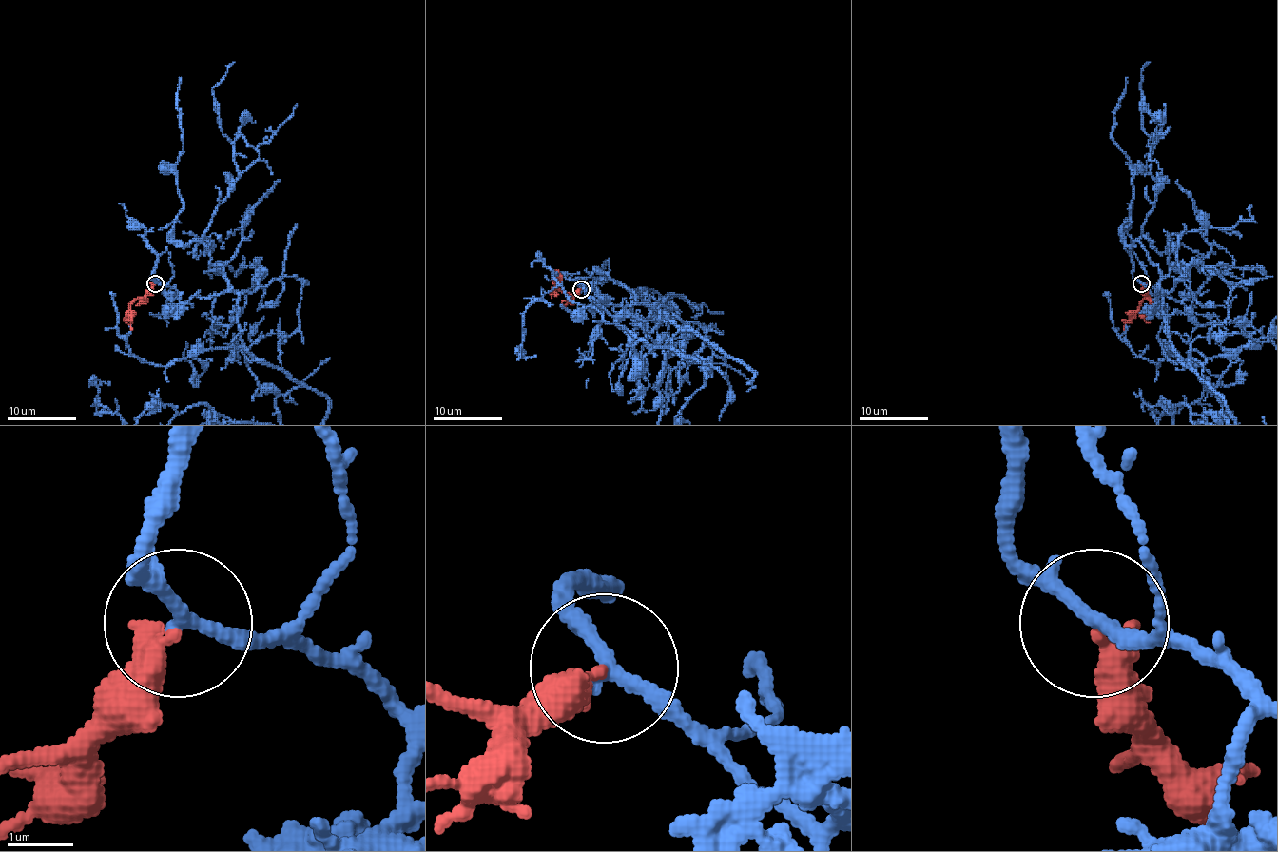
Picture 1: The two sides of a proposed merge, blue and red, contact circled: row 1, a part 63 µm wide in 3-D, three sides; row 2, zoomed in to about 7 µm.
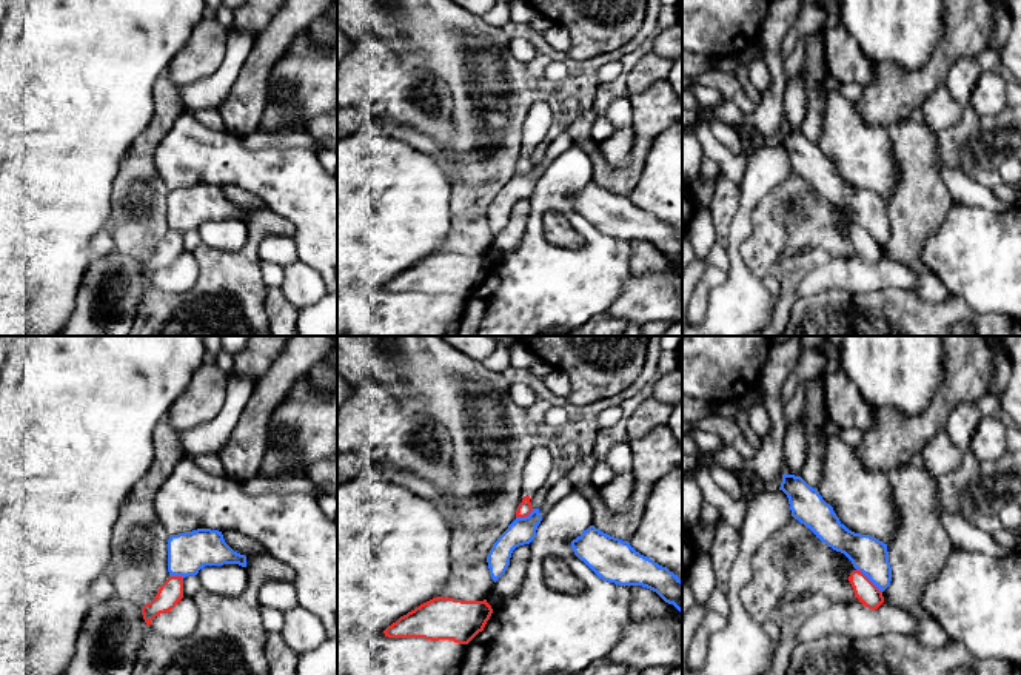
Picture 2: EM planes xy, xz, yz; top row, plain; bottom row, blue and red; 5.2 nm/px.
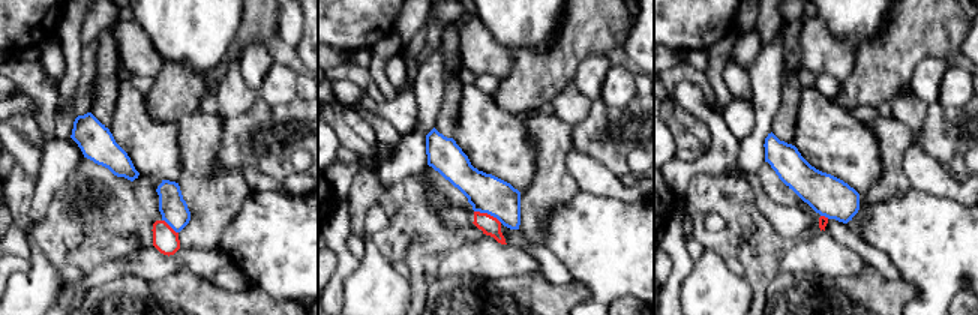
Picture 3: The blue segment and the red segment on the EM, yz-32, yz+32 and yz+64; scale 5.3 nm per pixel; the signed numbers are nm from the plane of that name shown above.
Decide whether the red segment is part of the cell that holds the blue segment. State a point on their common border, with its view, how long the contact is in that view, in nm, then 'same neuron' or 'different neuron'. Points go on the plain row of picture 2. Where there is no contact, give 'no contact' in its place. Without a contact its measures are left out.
contact yz (870, 235); length 180 nm; different neuron

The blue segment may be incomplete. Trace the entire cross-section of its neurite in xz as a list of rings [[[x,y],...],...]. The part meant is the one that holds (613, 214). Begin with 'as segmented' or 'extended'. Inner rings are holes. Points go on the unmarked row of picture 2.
as segmented; [[[590,180],[571,196],[571,202],[604,236],[647,242],[682,268],[682,236],[667,222],[636,207],[628,196]]]

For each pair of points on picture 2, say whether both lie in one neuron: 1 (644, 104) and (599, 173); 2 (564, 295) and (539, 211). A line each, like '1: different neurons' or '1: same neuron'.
1: same neuron
2: same neuron

